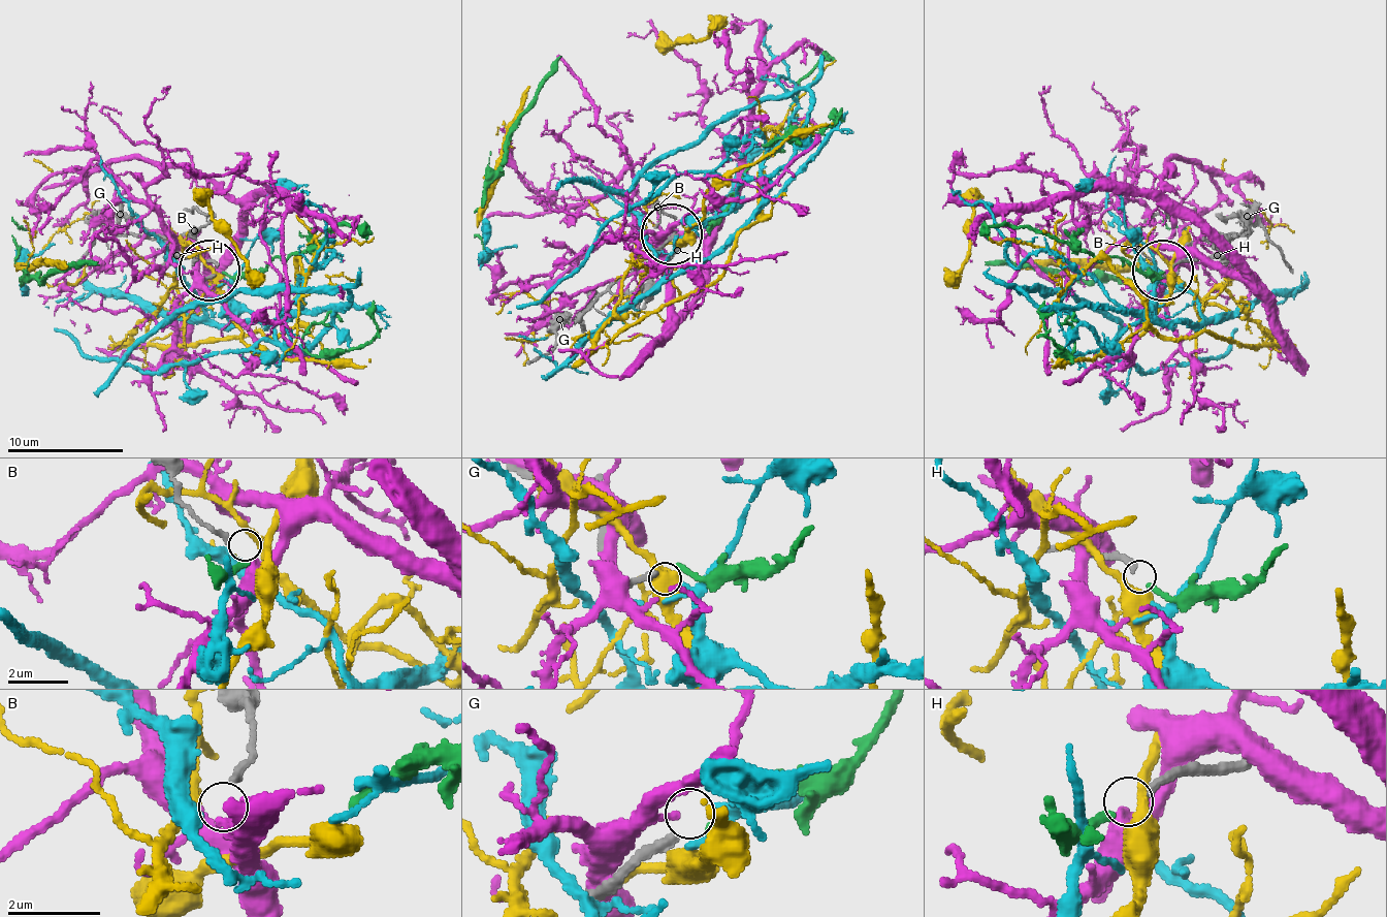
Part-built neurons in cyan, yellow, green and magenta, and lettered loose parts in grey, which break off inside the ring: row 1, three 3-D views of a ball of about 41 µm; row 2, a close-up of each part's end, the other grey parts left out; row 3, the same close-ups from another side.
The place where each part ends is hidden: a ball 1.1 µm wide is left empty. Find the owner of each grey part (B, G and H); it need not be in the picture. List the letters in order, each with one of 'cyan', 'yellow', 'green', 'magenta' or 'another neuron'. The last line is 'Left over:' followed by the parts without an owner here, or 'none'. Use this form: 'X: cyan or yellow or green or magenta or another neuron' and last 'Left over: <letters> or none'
B: magenta
G: cyan
H: green
Left over: none

